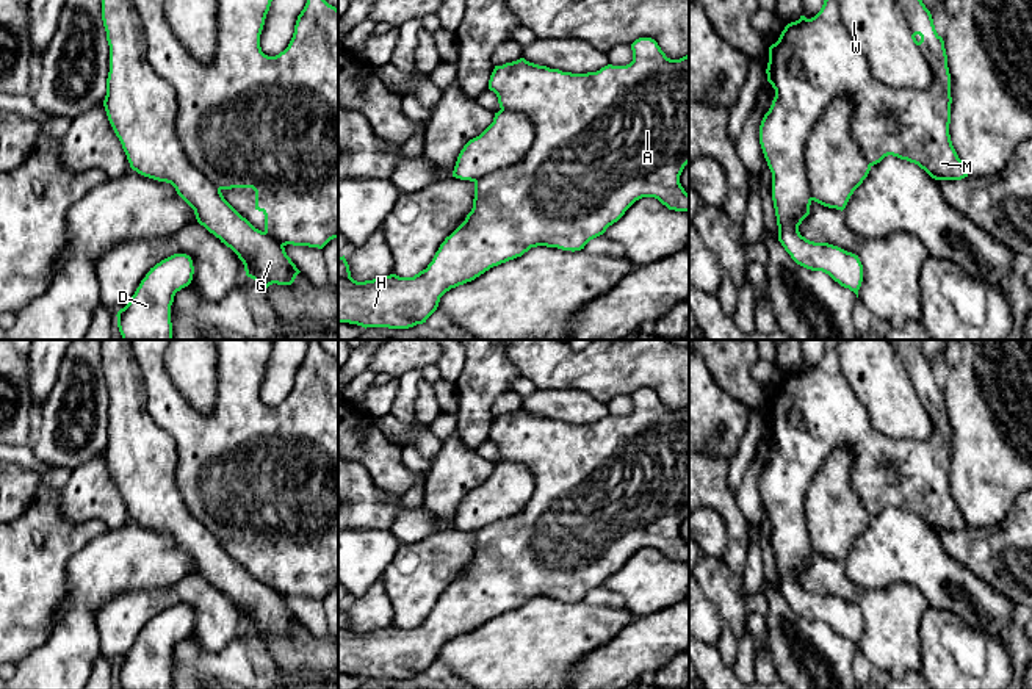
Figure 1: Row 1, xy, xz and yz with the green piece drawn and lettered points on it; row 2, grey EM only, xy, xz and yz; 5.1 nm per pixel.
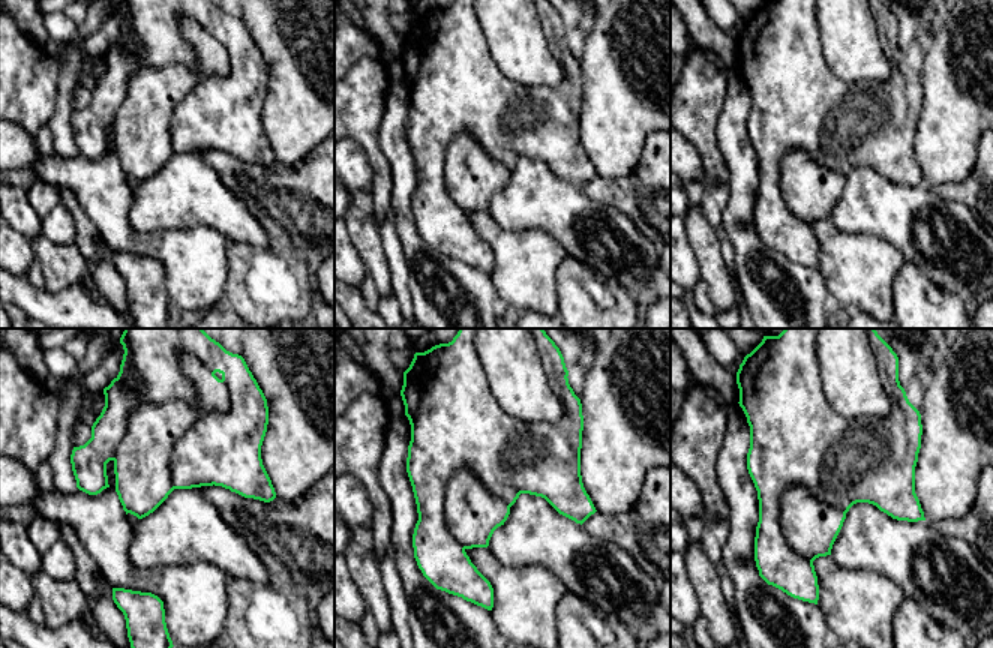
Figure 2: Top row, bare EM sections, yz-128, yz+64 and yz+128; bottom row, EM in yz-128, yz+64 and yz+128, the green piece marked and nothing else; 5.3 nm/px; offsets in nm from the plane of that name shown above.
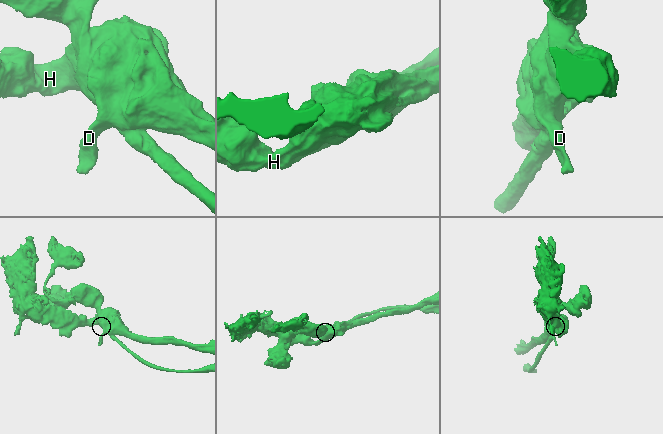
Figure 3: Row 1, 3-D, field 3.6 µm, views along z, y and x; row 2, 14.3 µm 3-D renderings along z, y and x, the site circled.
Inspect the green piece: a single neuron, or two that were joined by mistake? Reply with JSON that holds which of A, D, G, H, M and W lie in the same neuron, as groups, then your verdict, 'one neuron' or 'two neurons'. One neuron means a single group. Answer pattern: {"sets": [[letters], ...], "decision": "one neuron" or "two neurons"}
{"sets": [["A", "D", "H", "M"], ["G", "W"]], "decision": "two neurons"}

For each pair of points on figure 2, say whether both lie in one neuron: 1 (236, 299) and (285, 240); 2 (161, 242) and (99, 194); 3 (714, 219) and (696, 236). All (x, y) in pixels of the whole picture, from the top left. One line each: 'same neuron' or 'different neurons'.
1: different neurons
2: same neuron
3: different neurons

